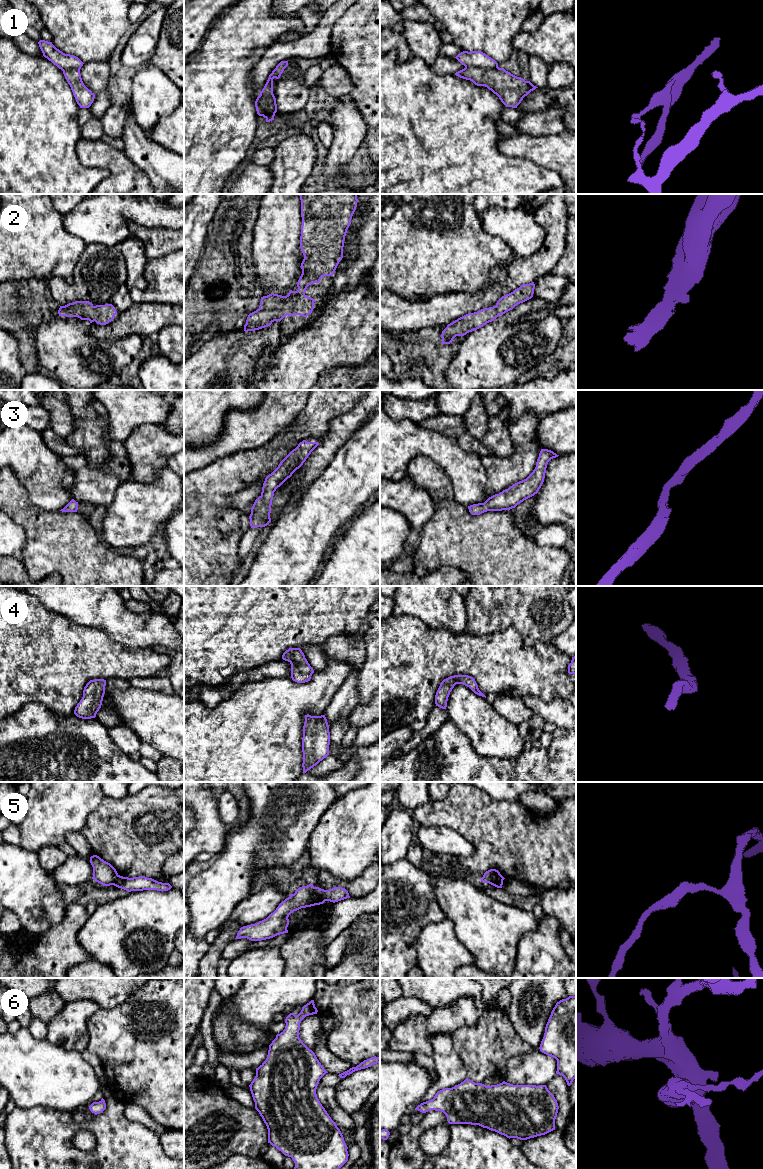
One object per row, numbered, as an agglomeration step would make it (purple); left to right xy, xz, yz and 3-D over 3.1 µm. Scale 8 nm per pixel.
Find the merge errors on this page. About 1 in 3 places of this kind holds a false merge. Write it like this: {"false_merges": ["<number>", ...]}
{"false_merges": ["1", "5"]}

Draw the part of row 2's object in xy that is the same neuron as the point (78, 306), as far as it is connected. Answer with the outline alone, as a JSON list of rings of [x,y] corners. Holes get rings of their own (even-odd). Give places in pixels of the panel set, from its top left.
[[[75,301],[65,306],[60,306],[59,316],[78,317],[81,320],[89,320],[90,323],[96,322],[100,325],[106,325],[114,319],[117,314],[112,304],[94,306],[89,301]]]

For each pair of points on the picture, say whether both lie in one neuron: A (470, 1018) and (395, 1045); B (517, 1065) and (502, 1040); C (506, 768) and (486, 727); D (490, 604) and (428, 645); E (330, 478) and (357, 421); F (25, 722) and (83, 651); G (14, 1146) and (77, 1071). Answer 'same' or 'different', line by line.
A: same
B: different
C: different
D: different
E: different
F: different
G: different

